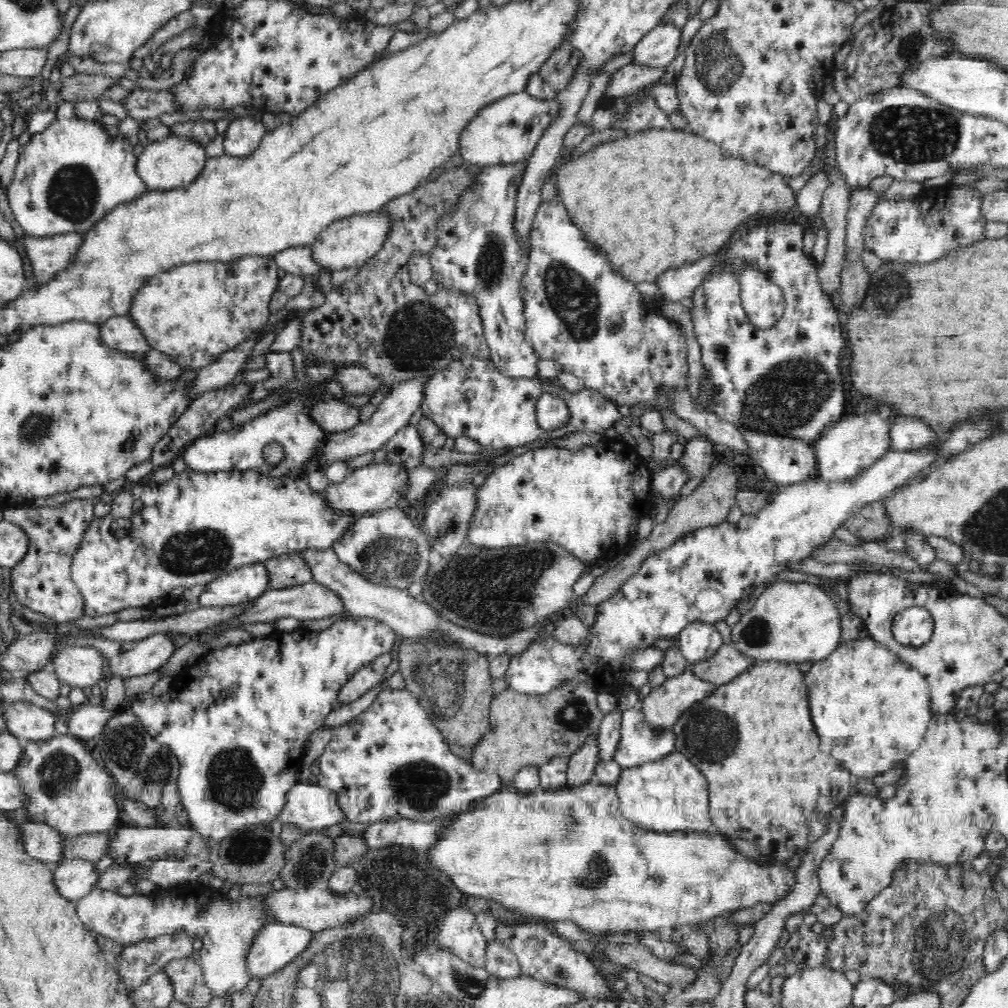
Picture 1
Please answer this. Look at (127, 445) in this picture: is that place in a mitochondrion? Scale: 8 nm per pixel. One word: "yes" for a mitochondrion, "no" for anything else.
no

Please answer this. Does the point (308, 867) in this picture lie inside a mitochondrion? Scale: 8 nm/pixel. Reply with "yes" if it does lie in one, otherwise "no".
yes

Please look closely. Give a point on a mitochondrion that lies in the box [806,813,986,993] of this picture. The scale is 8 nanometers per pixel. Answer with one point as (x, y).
(942, 941)

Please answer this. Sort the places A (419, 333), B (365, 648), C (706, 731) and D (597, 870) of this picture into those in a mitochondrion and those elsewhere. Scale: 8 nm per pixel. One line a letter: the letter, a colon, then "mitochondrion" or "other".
A: mitochondrion
B: other
C: mitochondrion
D: mitochondrion

